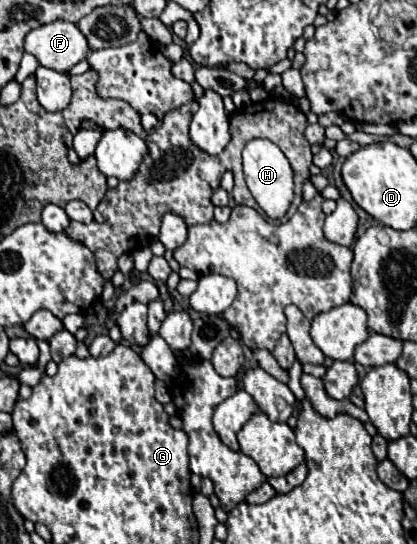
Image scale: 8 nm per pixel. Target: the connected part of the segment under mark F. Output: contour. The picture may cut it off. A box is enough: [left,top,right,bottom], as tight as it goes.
[25,21,89,73]

